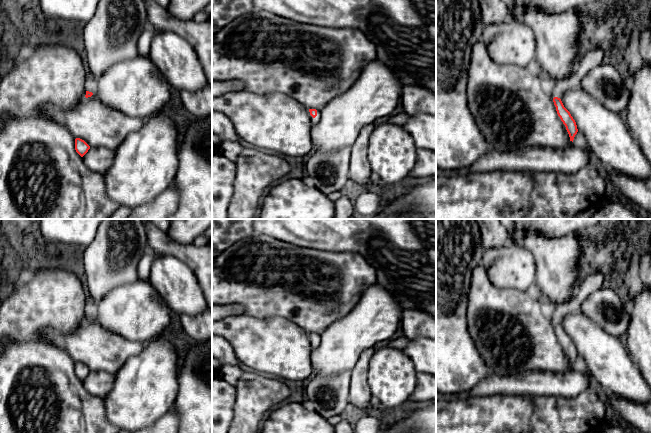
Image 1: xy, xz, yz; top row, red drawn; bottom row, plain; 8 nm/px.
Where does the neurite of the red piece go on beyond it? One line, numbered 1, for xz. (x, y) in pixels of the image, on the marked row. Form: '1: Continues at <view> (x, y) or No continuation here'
1: Continues at xz (315, 120)

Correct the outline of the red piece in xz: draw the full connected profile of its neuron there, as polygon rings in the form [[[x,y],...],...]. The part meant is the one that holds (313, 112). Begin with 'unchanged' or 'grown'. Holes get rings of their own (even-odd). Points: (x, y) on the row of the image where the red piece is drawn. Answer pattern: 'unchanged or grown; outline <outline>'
grown; outline [[[308,109],[308,114],[312,121],[312,126],[315,126],[316,124],[318,124],[318,122],[321,119],[321,110]]]

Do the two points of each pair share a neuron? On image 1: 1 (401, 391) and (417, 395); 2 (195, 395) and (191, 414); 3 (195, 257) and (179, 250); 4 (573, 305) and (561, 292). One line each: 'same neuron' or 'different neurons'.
1: different neurons
2: same neuron
3: same neuron
4: different neurons

